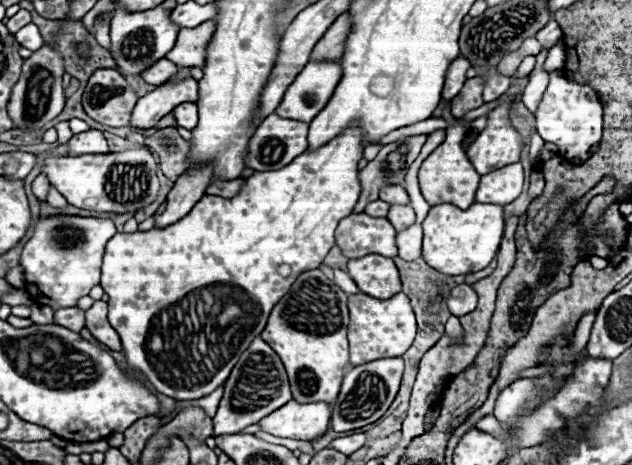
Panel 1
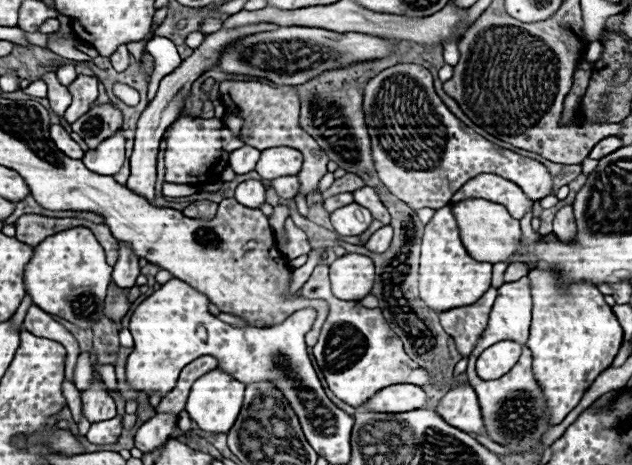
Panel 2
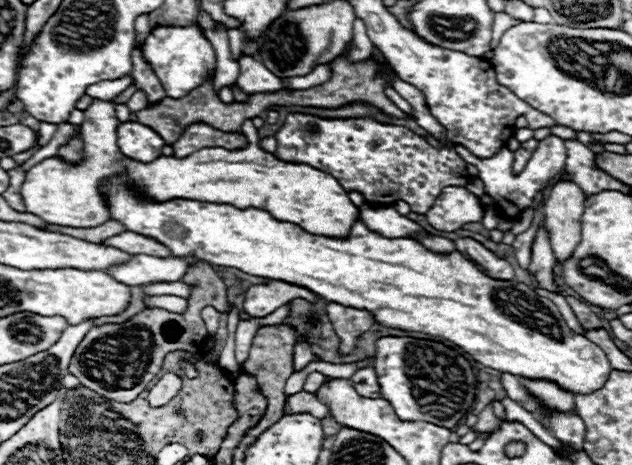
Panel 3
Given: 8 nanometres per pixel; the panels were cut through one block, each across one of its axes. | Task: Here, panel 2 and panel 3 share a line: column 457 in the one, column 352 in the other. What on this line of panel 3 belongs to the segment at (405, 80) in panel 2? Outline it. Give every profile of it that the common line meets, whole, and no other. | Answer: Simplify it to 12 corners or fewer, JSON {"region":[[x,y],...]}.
{"region":[[288,114],[274,156],[426,214],[470,174],[374,118]]}

